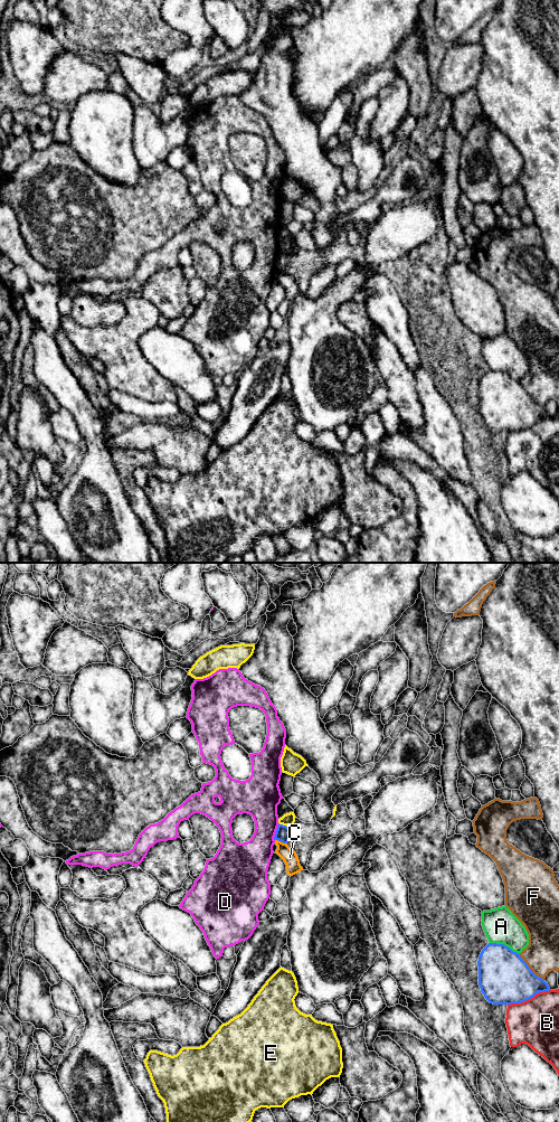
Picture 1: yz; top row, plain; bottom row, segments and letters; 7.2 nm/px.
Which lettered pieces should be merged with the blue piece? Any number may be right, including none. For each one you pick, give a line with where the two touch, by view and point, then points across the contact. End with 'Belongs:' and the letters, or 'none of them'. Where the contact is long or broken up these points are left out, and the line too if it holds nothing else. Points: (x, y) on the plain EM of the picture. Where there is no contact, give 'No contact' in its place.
Belongs: none of them

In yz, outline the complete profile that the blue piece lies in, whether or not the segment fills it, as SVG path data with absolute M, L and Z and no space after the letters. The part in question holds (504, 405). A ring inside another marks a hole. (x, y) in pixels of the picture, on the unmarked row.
M489 370L479 384L477 394L481 418L493 432L521 431L550 417L520 381L504 371Z

